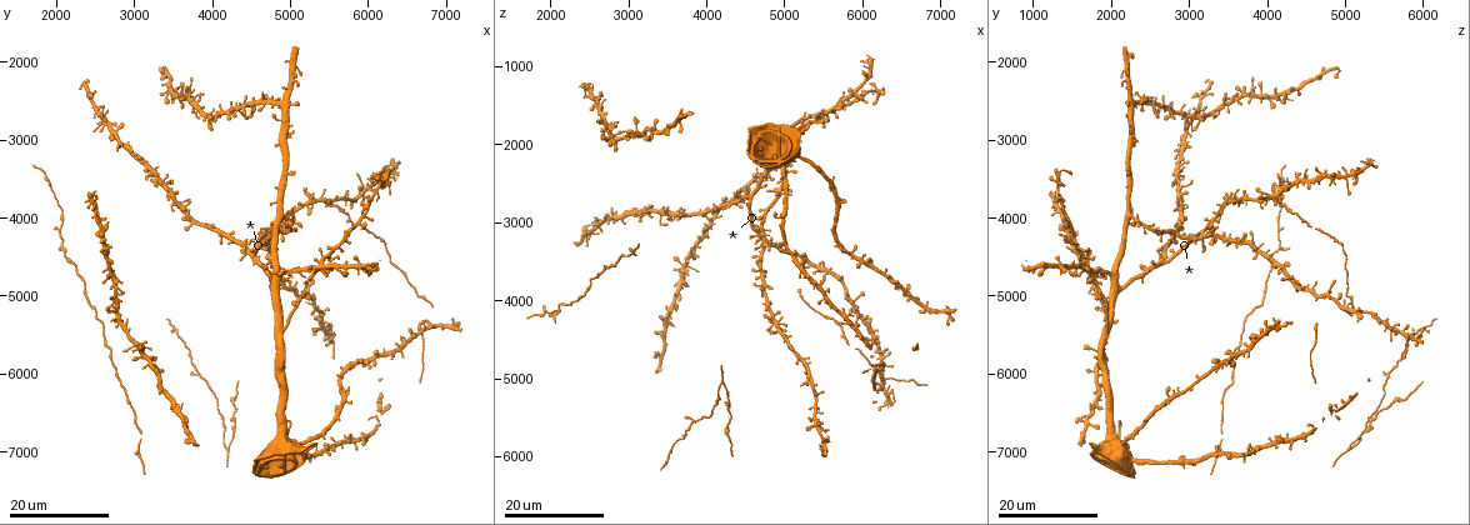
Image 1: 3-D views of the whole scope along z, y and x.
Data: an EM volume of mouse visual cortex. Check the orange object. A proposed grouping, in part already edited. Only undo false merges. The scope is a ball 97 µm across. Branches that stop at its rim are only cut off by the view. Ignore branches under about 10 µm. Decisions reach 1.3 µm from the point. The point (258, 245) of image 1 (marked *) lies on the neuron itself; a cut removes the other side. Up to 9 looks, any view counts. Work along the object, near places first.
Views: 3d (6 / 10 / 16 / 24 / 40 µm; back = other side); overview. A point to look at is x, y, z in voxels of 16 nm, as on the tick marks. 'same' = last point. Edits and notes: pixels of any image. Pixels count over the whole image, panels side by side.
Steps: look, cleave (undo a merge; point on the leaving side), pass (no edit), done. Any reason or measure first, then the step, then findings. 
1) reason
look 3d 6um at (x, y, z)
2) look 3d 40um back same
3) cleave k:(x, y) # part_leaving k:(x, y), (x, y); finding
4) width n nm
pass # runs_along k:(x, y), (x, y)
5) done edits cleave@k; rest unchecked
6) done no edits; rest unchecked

looks like a crossing
look 3d 16um at (4750, 4200, 3200)

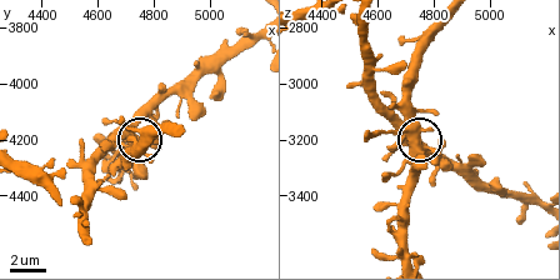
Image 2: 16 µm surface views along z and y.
look 3d 10um same

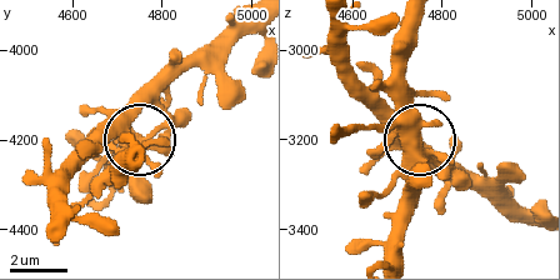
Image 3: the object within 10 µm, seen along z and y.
pass # one neuron here

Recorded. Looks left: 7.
four-way junction
look 3d 24um at (5400, 5450, 5600)

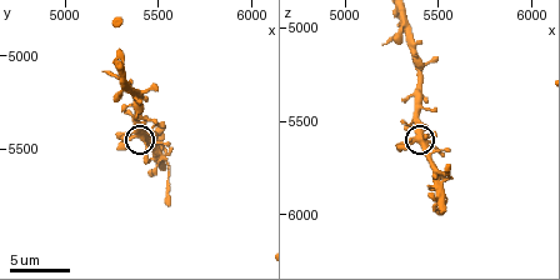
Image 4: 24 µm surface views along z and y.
closer look
look 3d 6um at (5380, 5420, 5580)

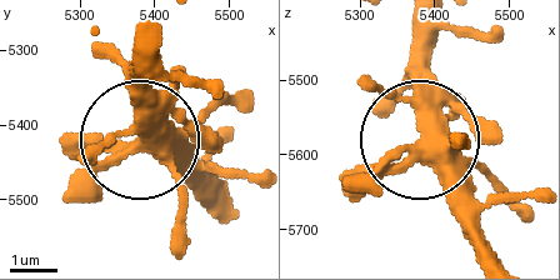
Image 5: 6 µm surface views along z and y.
width 410 nm
pass # one neuron here

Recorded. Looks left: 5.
thin arm on a thick one
look 3d 16um at (3500, 6400, 1850)

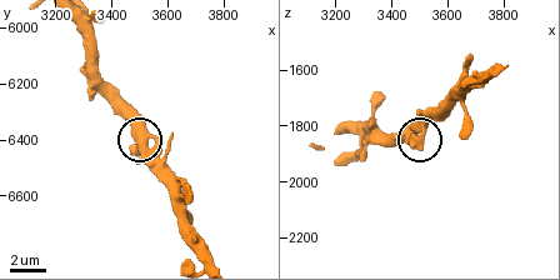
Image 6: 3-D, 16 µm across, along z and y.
closer look
look 3d 6um same

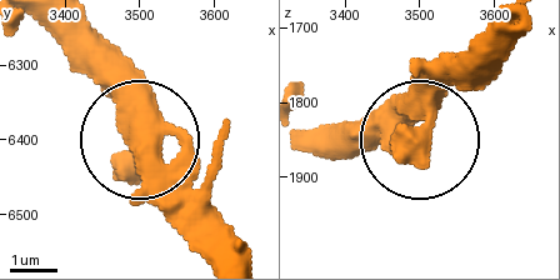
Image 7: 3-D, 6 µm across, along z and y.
pass # continuous, no second neuron

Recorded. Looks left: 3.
sudden change in width
look 3d 24um at (1950, 3600, 4150)

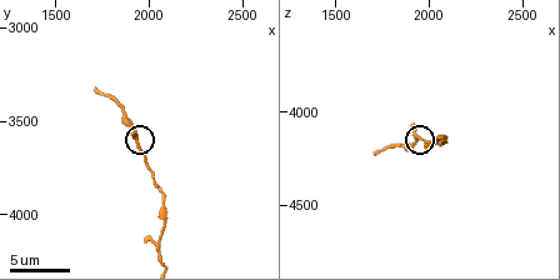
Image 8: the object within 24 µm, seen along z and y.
zoom in
look 3d 10um at (1940, 3600, 4120)

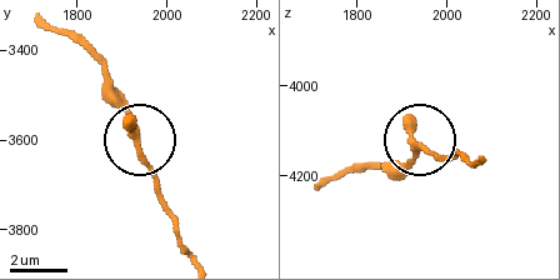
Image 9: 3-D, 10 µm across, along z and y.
pass # one neuron here

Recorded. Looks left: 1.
done no edits; rest unchecked

